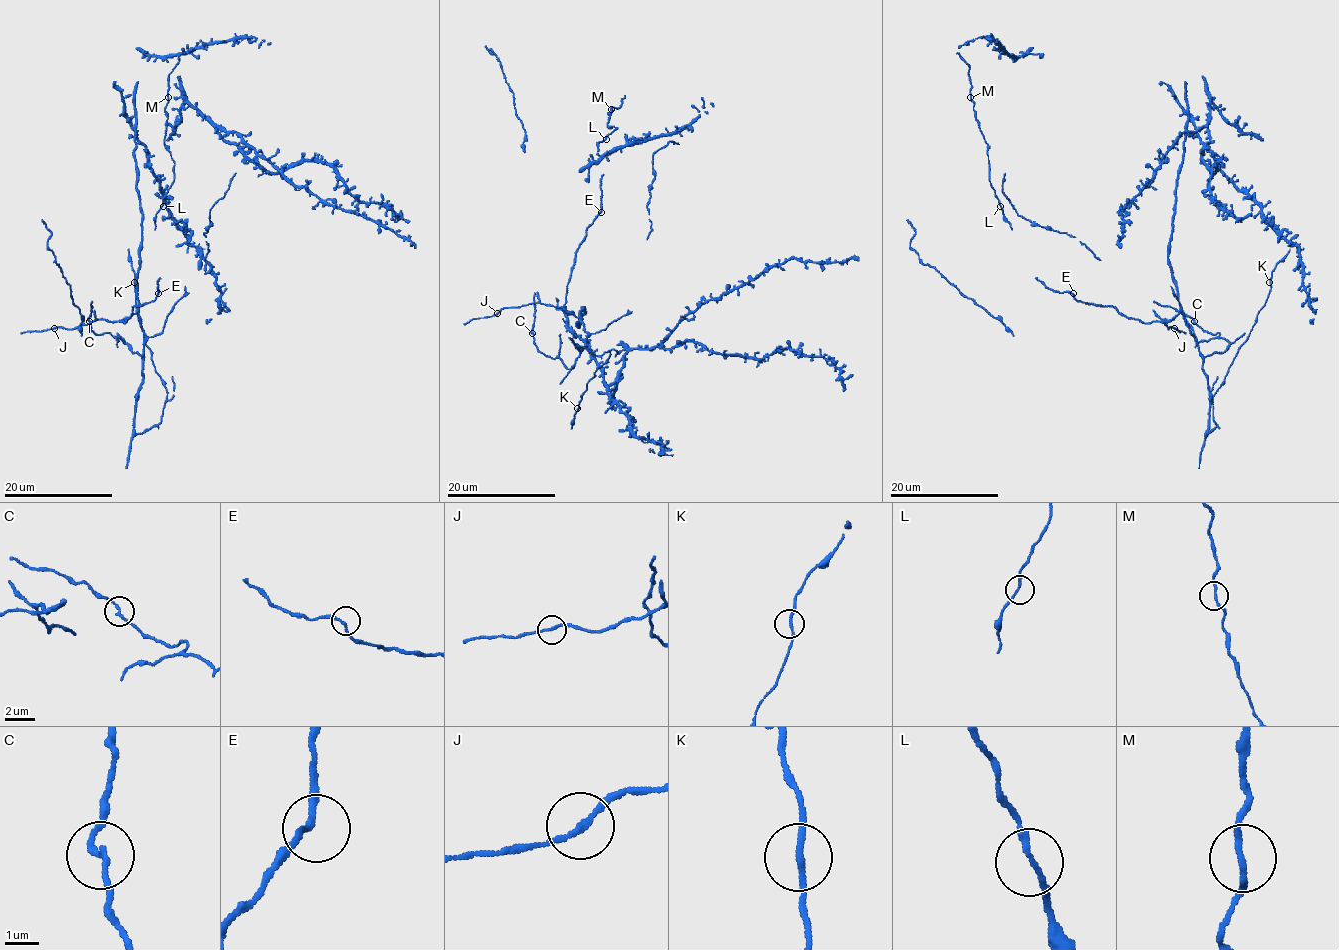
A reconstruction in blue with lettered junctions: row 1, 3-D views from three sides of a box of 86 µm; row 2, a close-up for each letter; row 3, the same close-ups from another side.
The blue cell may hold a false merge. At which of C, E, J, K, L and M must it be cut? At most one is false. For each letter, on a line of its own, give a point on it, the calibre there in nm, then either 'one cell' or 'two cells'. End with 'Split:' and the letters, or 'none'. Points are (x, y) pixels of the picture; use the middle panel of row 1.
C: at (532, 333); 160 nm thick; one cell
E: at (601, 212); 170 nm thick; one cell
J: at (497, 313); 170 nm thick; one cell
K: at (577, 408); 170 nm thick; one cell
L: at (606, 139); 160 nm thick; one cell
M: at (611, 109); 160 nm thick; one cell
Split: none

